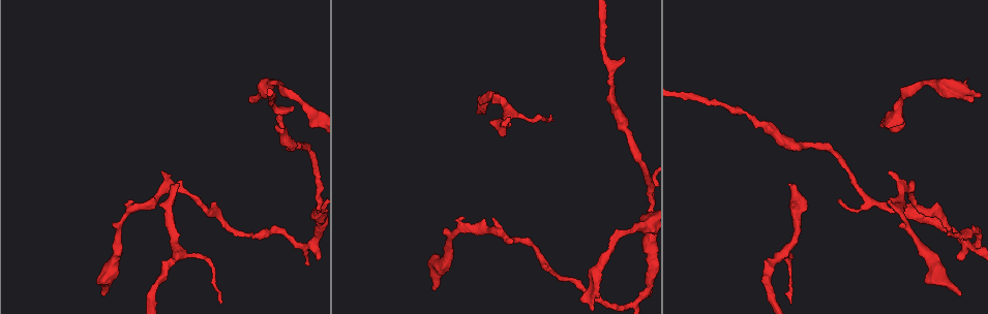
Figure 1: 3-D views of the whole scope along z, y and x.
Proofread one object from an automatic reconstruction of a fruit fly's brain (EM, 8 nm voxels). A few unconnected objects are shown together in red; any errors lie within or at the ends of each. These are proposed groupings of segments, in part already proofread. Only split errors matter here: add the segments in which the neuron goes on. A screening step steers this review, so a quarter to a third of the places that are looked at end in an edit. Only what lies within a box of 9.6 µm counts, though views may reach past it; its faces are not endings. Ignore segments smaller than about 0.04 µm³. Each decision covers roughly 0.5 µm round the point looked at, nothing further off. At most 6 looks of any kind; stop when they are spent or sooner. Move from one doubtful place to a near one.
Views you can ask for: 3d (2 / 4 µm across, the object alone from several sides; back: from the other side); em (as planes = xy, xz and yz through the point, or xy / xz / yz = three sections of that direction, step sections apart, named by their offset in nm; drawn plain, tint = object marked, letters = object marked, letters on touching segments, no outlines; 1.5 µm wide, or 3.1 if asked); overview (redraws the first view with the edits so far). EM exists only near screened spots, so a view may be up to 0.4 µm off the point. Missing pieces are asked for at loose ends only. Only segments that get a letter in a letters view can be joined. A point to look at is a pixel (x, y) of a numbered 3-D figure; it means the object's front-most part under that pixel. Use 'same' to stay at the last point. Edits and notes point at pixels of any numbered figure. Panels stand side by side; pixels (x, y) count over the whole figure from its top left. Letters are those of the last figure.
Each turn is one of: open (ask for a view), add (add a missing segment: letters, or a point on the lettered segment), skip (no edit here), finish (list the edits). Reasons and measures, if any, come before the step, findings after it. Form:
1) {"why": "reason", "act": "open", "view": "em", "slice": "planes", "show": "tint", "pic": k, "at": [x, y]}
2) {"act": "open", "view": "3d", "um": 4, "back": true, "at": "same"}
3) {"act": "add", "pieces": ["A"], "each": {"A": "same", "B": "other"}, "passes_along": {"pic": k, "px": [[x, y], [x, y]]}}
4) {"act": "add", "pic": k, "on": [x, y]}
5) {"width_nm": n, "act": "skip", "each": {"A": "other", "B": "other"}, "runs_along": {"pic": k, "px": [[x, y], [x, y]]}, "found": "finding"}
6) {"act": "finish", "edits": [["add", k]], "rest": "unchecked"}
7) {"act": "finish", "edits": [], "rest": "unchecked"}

{"act": "open", "view": "3d", "um": 2, "pic": 1, "at": [178, 184]}

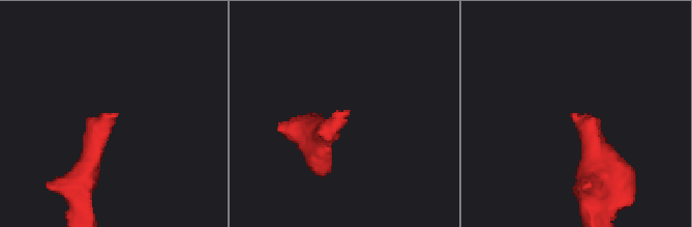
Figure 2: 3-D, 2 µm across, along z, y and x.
{"act": "open", "view": "em", "slice": "xy", "step": 4, "show": "tint", "pic": 2, "at": [348, 114]}

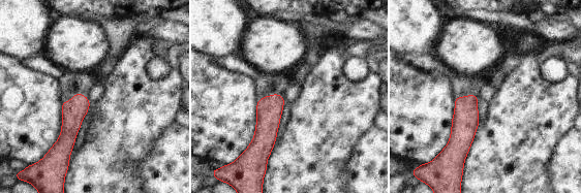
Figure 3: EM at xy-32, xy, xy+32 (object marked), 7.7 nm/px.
{"why": "what lies round it", "act": "open", "view": "em", "slice": "xy", "step": 4, "show": "letters", "at": "same"}

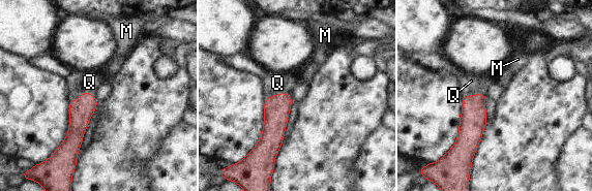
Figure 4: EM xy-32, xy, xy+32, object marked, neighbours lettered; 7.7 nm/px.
{"act": "add", "pieces": ["Q"], "each": {"M": "other", "Q": "same"}, "passes_along": {"pic": 4, "px": [[276, 107], [282, 93], [277, 83]]}, "found": "the neuron continues"}

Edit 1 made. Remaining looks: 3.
{"why": "tapers out", "act": "open", "view": "em", "slice": "xy", "step": 8, "show": "letters", "pic": 1, "at": [161, 172]}

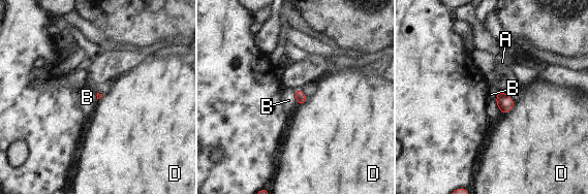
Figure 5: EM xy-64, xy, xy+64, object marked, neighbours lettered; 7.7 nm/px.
{"act": "skip", "each": {"A": "other", "B": "other", "D": "other"}, "found": "none of them fits"}

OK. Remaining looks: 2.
{"why": "an open end", "act": "open", "view": "3d", "um": 4, "pic": 1, "at": [598, 295]}

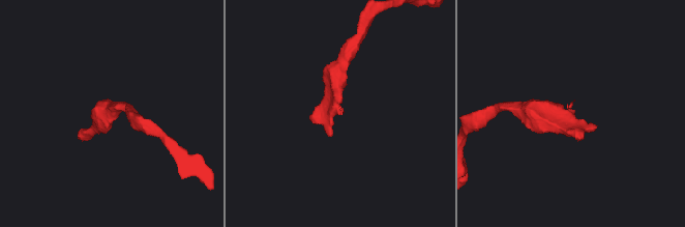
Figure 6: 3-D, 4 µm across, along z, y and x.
{"act": "open", "view": "em", "slice": "planes", "show": "letters", "pic": 6, "at": [571, 102]}

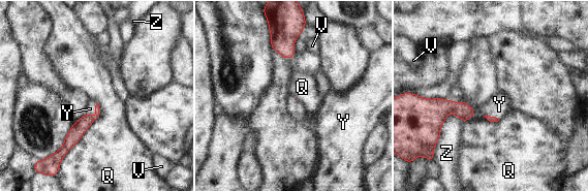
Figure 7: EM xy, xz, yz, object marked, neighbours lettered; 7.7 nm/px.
{"act": "add", "pieces": ["Y"], "each": {"Q": "other", "V": "other", "Y": "same", "Z": "other"}, "passes_along": {"pic": 7, "px": [[79, 128], [95, 114], [90, 108]]}, "found": "the neuron continues"}

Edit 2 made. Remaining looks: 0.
{"act": "finish", "edits": [["add", 4], ["add", 7]], "rest": "unchecked"}

